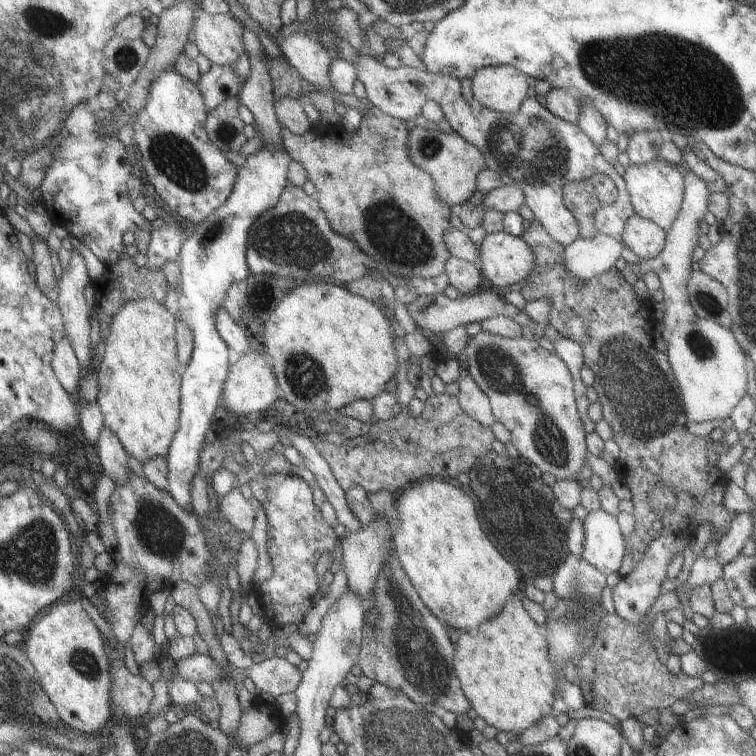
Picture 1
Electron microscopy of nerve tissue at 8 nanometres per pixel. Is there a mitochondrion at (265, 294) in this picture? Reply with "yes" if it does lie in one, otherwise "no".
no

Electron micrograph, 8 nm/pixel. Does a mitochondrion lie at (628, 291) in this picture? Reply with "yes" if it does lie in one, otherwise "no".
no

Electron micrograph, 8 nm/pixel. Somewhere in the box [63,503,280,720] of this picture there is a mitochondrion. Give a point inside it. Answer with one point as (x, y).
(83, 661)

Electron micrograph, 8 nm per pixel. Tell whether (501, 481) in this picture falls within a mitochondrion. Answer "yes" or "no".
yes

